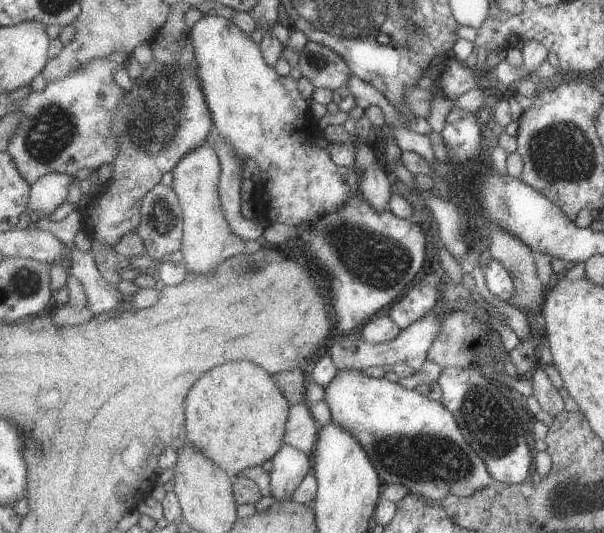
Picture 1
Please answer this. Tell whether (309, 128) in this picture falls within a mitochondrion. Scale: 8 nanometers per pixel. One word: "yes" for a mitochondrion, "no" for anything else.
no

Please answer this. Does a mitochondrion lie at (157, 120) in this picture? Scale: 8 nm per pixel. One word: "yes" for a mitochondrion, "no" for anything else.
yes

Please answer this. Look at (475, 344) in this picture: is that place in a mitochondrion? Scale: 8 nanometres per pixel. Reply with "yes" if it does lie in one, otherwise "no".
no

